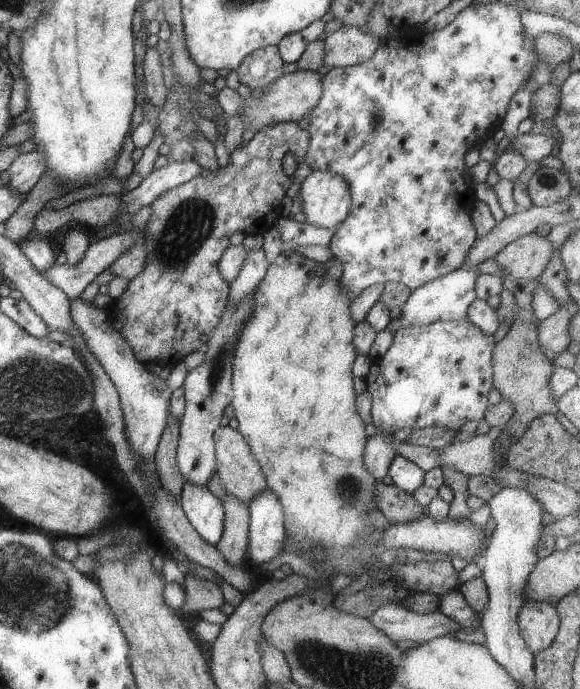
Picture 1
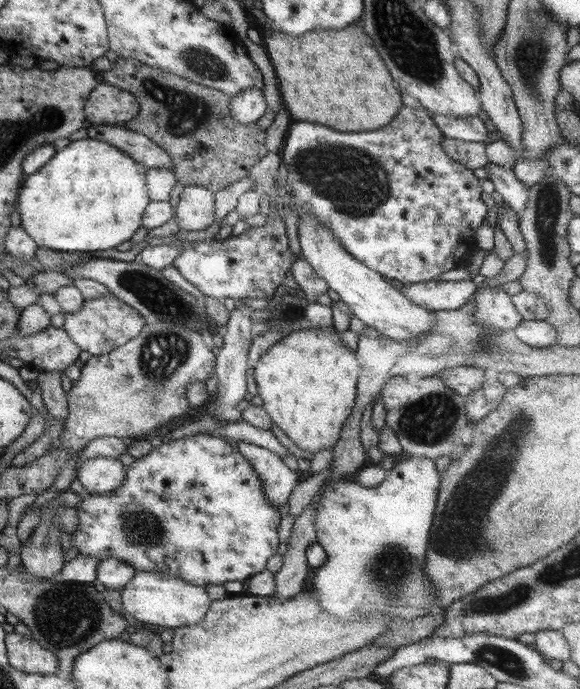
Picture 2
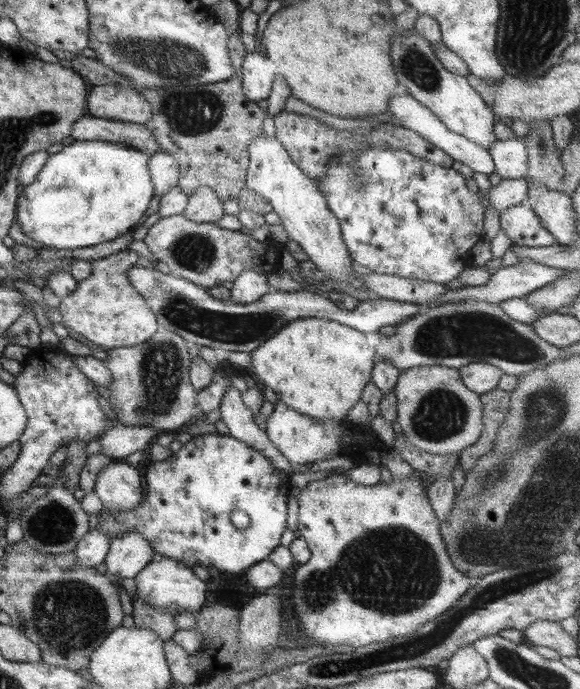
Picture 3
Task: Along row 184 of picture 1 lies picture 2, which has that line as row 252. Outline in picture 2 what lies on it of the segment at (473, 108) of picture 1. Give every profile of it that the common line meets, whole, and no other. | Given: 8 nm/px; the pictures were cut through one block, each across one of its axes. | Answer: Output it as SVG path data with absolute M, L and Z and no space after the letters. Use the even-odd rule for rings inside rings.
M403 106L392 122L378 130L339 131L332 127L312 124L312 122L298 121L290 126L288 137L284 140L284 150L280 152L280 155L286 160L287 180L293 190L292 195L295 196L298 210L313 214L313 217L316 217L319 223L332 230L333 235L340 242L340 246L357 261L375 270L383 277L398 280L405 285L406 283L436 281L443 272L458 267L464 261L465 256L468 256L476 247L475 232L477 228L486 225L488 220L490 208L480 197L481 192L483 192L478 182L480 178L472 174L472 169L455 161L444 152L440 145L442 136L444 134L432 121L432 114L429 111L426 111L423 107Z

